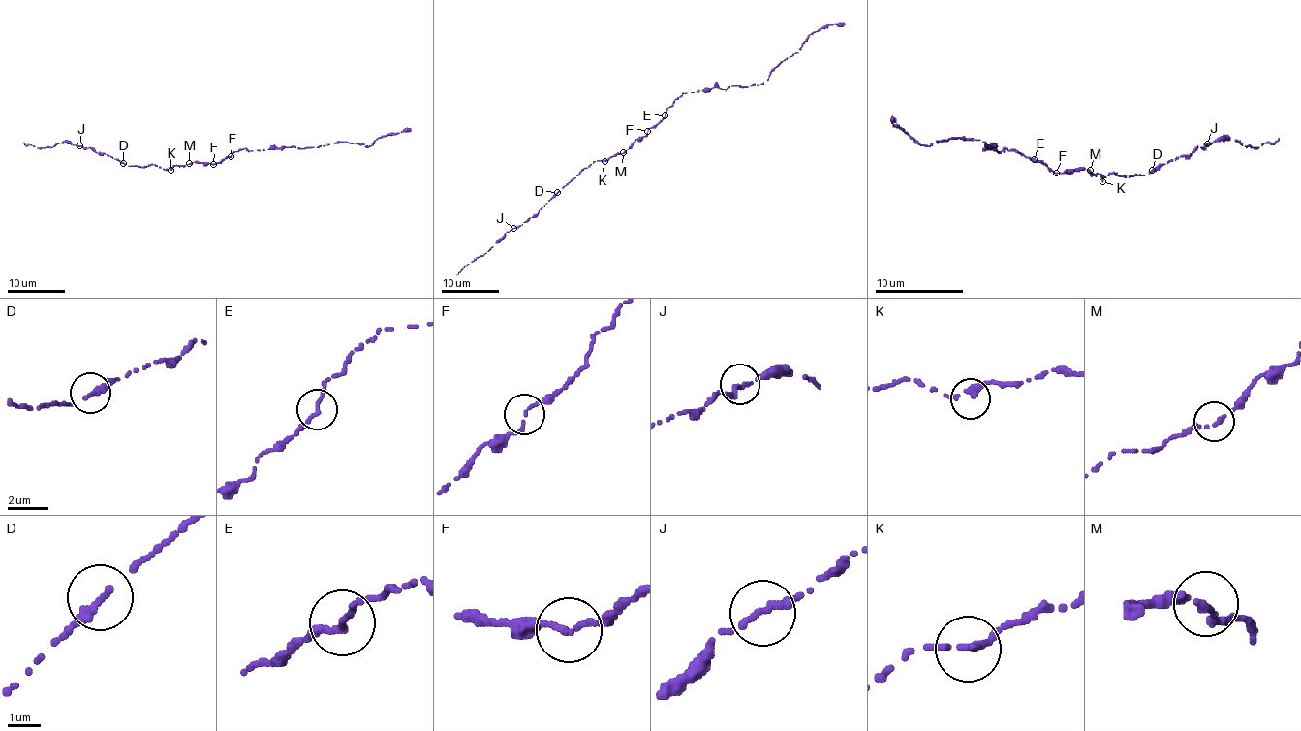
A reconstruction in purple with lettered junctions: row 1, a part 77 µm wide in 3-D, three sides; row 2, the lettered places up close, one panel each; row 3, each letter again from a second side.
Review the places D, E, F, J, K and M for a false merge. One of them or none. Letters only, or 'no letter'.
no letter

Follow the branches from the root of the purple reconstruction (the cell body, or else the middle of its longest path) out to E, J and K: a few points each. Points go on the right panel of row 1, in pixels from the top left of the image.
E: (1056, 173), (1035, 159)
J: (1056, 173), (1085, 168), (1102, 181), (1102, 176), (1114, 173), (1125, 176), (1145, 174), (1207, 143)
K: (1056, 173), (1085, 168), (1092, 174), (1099, 174), (1102, 181)

